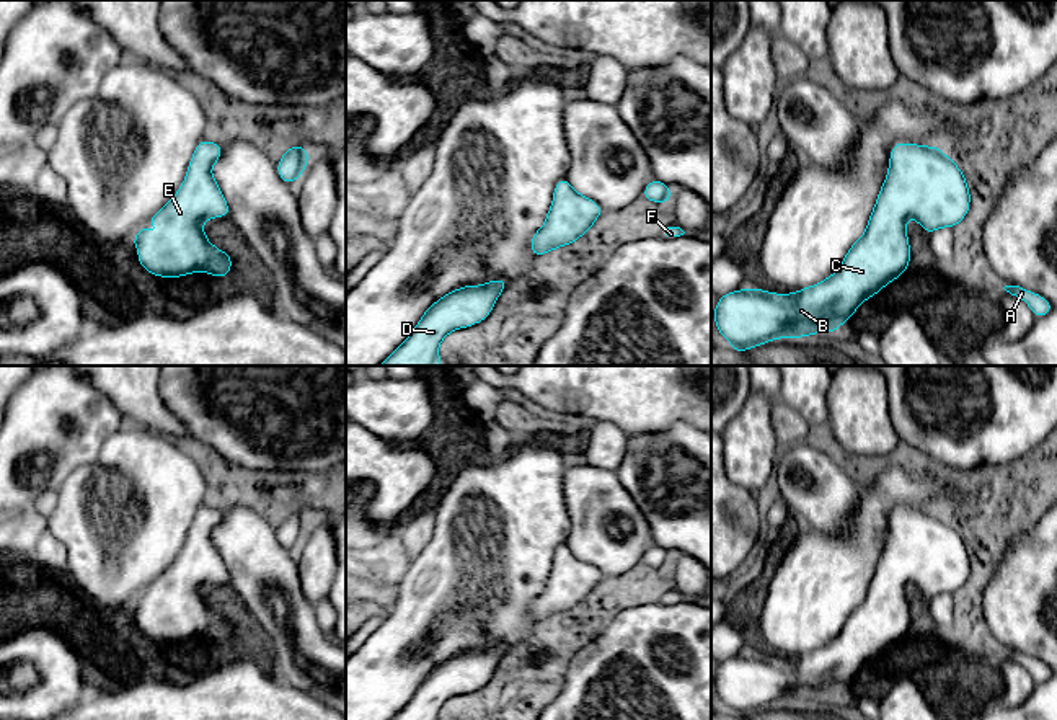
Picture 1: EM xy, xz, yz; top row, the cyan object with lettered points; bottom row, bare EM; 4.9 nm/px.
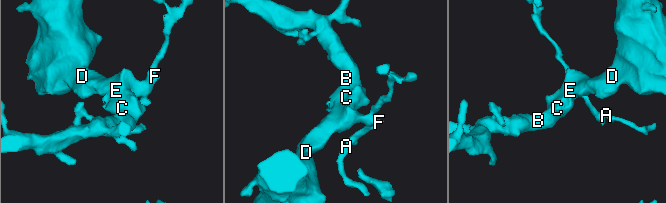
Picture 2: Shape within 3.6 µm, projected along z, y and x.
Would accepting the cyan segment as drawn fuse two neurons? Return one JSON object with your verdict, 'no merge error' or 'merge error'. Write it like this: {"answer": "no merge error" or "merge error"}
{"answer": "no merge error"}

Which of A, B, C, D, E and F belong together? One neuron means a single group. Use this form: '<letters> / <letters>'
A B C D E F

